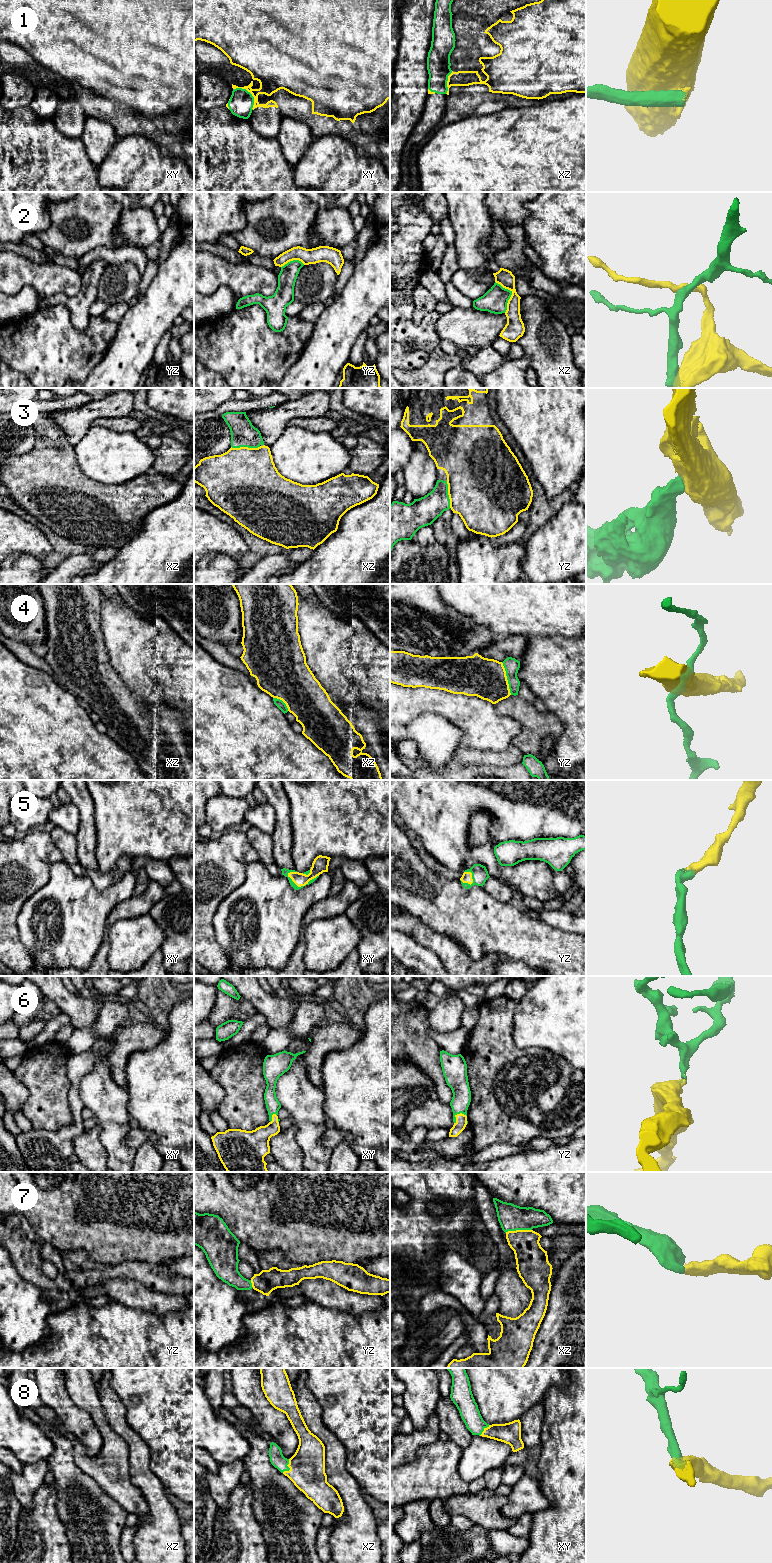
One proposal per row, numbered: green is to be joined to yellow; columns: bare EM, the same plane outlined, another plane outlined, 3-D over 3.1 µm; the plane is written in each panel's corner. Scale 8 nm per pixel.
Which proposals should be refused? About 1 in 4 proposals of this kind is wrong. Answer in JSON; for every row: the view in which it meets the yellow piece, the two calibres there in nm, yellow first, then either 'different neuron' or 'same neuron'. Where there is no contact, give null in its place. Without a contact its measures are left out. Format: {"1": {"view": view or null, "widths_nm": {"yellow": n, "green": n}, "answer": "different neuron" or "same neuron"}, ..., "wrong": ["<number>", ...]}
{"1": {"view": "xy", "widths_nm": {"yellow": 280, "green": 200}, "answer": "different neuron"}, "2": {"view": "xz", "widths_nm": {"yellow": 140, "green": 200}, "answer": "different neuron"}, "3": {"view": "xz", "widths_nm": {"yellow": 500, "green": 200}, "answer": "same neuron"}, "4": {"view": "yz", "widths_nm": {"yellow": 320, "green": 120}, "answer": "different neuron"}, "5": {"view": "xy", "widths_nm": {"yellow": 130, "green": 50}, "answer": "same neuron"}, "6": {"view": "yz", "widths_nm": {"yellow": 100, "green": 150}, "answer": "same neuron"}, "7": {"view": "xz", "widths_nm": {"yellow": 240, "green": 220}, "answer": "same neuron"}, "8": {"view": "xz", "widths_nm": {"yellow": 280, "green": 120}, "answer": "same neuron"}, "wrong": ["1", "2", "4"]}

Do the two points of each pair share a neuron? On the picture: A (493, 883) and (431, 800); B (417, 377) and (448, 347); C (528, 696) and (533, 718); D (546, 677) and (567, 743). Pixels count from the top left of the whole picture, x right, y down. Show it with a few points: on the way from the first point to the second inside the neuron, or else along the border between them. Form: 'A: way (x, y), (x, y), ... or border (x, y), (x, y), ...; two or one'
A: border (490, 876), (501, 878), (511, 888); two
B: border (439, 339), (439, 346), (444, 351), (456, 355); two
C: border (518, 694), (526, 701), (533, 703); two
D: way (562, 693), (570, 701), (570, 727); one

